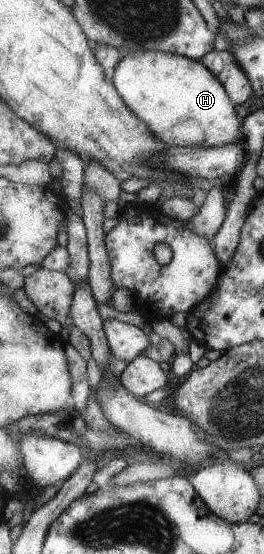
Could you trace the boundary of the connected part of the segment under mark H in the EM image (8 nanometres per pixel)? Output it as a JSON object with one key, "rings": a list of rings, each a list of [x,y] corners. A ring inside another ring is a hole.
{"rings":[[[136,52],[134,56],[126,56],[114,76],[110,79],[118,90],[128,108],[148,124],[154,136],[164,142],[167,147],[220,148],[228,144],[236,144],[243,138],[240,127],[242,119],[236,112],[236,104],[224,89],[223,82],[208,70],[201,61],[194,61],[175,53]]]}

